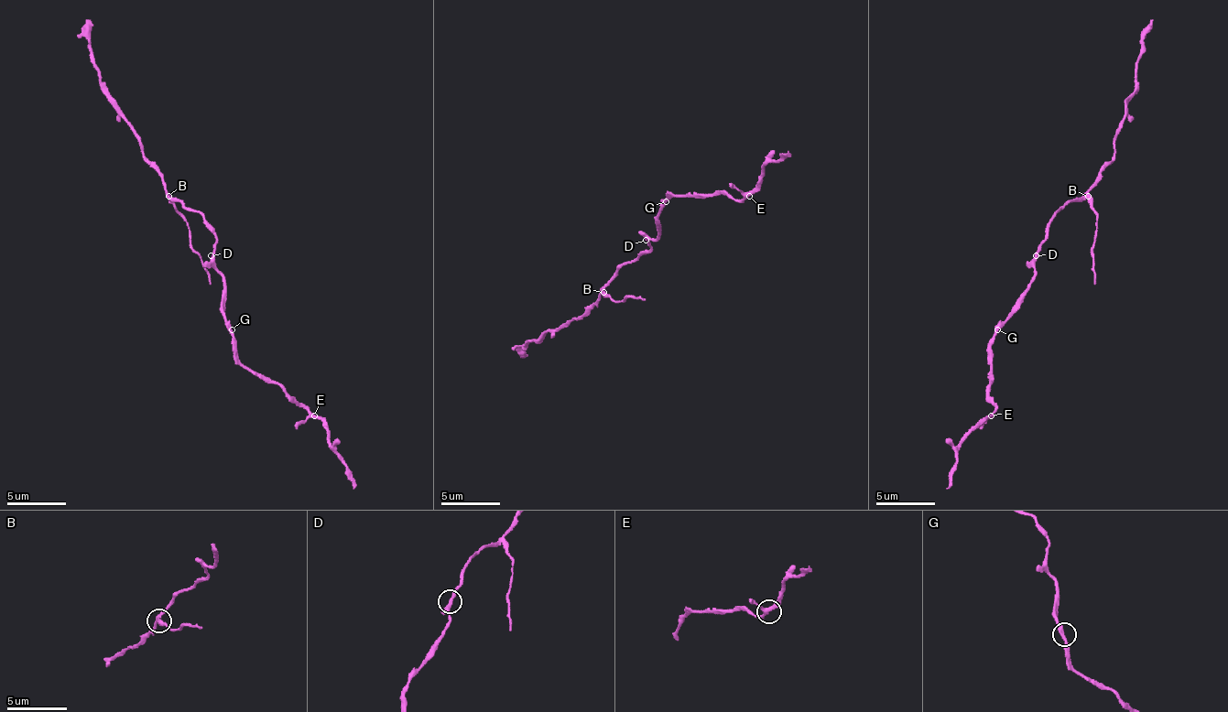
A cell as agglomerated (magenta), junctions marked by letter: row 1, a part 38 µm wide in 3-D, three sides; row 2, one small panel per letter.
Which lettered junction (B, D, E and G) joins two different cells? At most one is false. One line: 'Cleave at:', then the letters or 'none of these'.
Cleave at: B

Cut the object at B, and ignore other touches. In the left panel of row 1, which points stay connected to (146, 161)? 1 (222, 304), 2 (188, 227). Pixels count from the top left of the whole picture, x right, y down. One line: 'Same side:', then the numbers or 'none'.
Same side: 1

